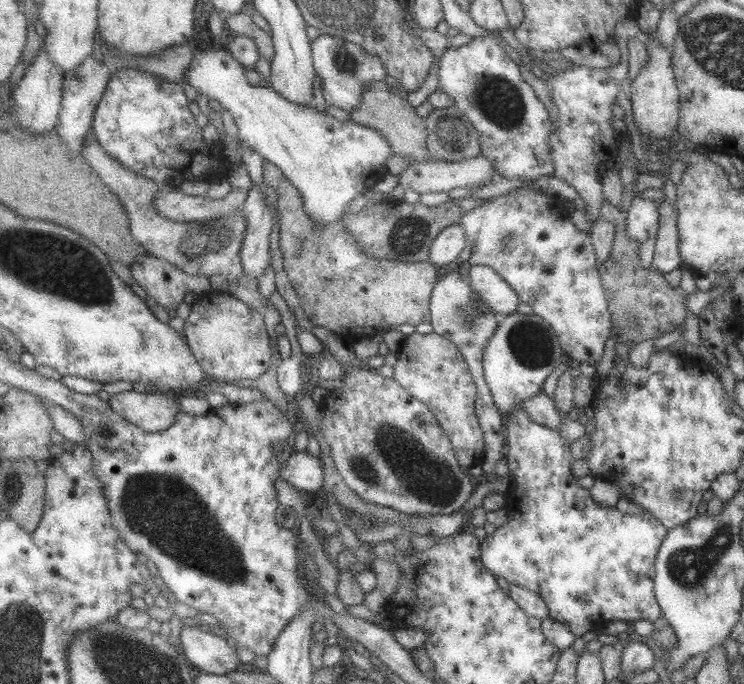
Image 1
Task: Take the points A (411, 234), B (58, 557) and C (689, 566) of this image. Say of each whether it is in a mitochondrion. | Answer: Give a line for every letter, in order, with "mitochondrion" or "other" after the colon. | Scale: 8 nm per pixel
A: mitochondrion
B: other
C: mitochondrion

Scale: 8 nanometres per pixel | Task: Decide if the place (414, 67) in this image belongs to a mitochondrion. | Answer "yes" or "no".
no

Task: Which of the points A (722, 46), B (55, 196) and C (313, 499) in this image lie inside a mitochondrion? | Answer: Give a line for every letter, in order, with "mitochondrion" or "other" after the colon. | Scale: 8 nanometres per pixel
A: mitochondrion
B: other
C: other

